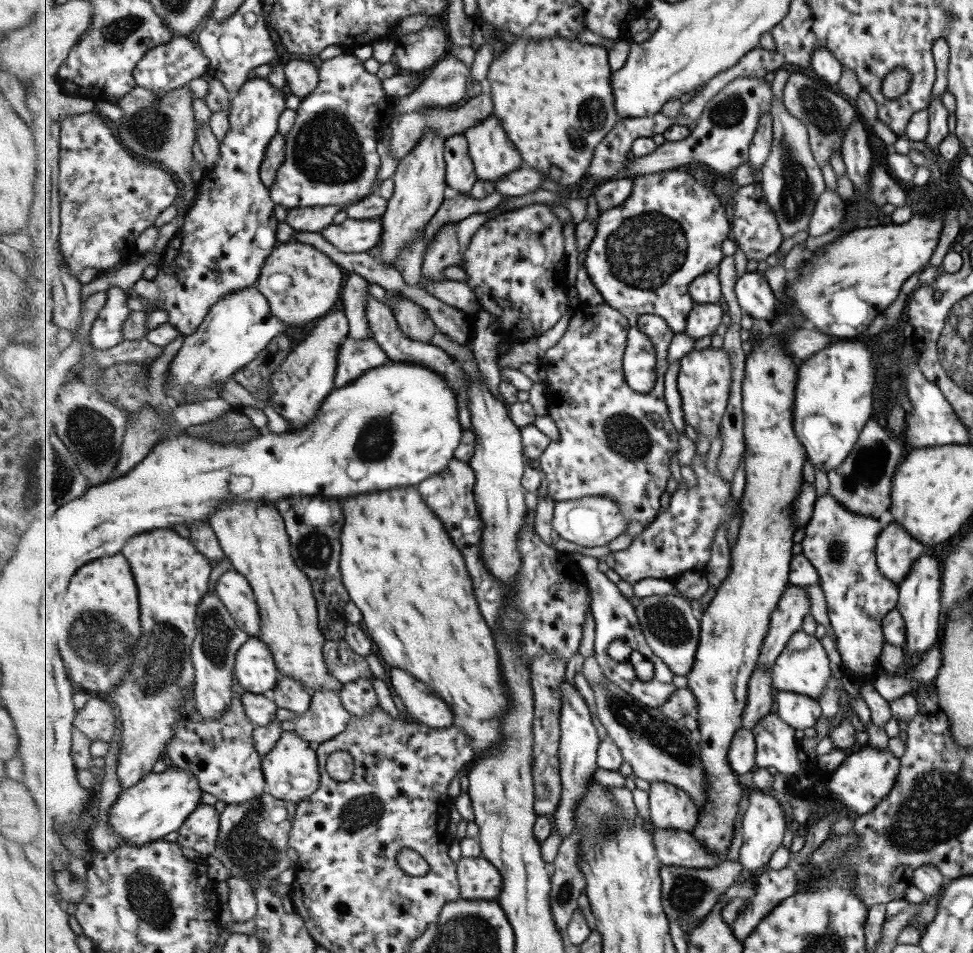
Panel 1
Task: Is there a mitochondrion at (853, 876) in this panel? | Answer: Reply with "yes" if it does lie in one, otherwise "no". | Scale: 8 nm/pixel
no

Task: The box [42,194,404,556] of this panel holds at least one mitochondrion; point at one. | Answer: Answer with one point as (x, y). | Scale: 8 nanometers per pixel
(93, 434)

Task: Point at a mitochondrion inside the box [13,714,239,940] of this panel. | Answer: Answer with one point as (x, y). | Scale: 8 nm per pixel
(147, 896)

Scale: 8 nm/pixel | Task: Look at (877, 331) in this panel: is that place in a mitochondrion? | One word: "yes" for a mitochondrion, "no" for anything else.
no

